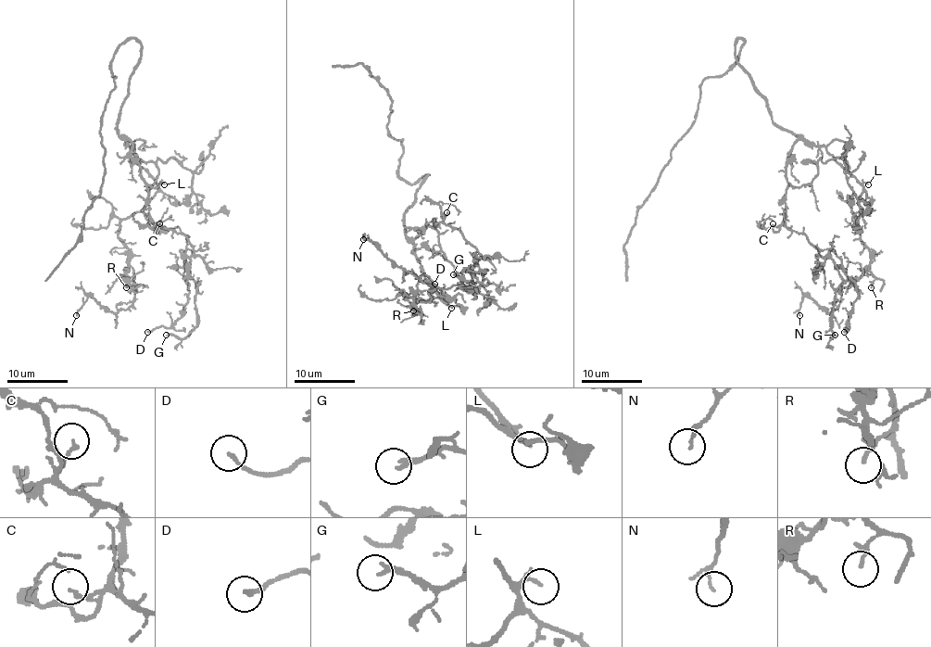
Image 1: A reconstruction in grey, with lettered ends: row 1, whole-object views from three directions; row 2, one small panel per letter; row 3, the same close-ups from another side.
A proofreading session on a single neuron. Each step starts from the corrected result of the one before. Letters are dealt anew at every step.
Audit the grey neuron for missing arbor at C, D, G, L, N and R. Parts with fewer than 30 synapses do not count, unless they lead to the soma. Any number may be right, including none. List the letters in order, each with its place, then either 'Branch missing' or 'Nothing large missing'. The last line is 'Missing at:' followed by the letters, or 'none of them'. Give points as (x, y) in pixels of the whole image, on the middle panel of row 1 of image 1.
C: Place: (446, 212). Nothing large missing
D: Place: (434, 284). Nothing large missing
G: Place: (453, 274). Nothing large missing
L: Place: (451, 308). Nothing large missing
N: Place: (363, 239). Nothing large missing
R: Place: (413, 310). Nothing large missing
Missing at: none of them

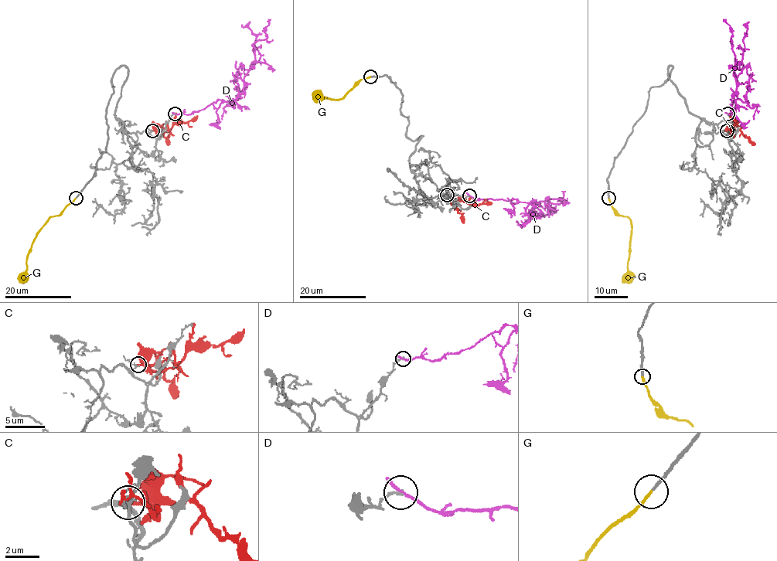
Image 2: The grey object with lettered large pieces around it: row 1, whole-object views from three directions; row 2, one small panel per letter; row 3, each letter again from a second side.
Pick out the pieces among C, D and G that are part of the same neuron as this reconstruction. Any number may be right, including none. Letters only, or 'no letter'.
G

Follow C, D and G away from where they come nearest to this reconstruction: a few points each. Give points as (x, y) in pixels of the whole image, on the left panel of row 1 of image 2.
C: (152, 130), (158, 134), (168, 132), (175, 124), (189, 122), (197, 115)
D: (175, 113), (234, 101), (243, 91), (260, 58), (256, 35), (242, 25)
G: (76, 198), (59, 215), (51, 216), (38, 233), (27, 258), (27, 276), (22, 283)

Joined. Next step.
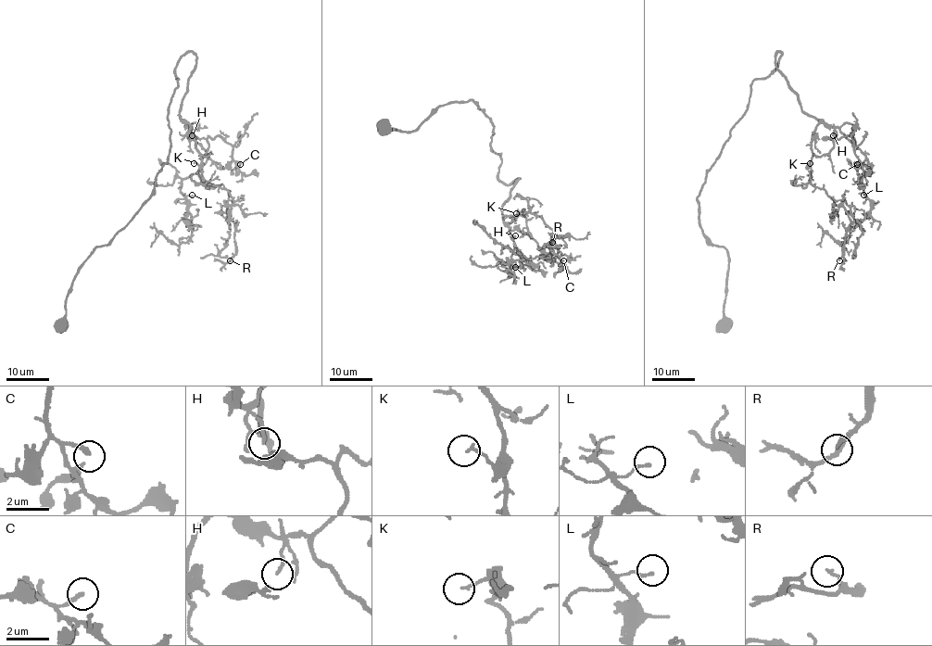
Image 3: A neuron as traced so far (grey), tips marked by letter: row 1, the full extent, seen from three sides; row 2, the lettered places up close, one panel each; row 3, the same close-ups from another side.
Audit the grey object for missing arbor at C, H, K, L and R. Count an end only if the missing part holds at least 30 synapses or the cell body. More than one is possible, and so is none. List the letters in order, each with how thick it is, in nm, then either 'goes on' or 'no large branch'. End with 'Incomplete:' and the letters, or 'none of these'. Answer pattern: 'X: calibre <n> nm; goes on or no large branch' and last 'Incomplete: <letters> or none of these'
C: calibre 190 nm; goes on
H: calibre 90 nm; no large branch
K: calibre 120 nm; no large branch
L: calibre 140 nm; no large branch
R: calibre 130 nm; no large branch
Incomplete: C

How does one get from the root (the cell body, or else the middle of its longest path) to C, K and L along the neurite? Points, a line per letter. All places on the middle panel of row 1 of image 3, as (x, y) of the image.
C: (384, 127), (413, 132), (471, 99), (494, 125), (497, 178), (520, 179), (502, 220), (522, 214), (563, 260)
K: (384, 127), (413, 132), (440, 106), (471, 99), (494, 125), (497, 178), (520, 179), (502, 220), (516, 213)
L: (384, 127), (471, 99), (490, 119), (497, 178), (520, 179), (502, 220), (531, 268), (515, 267)

